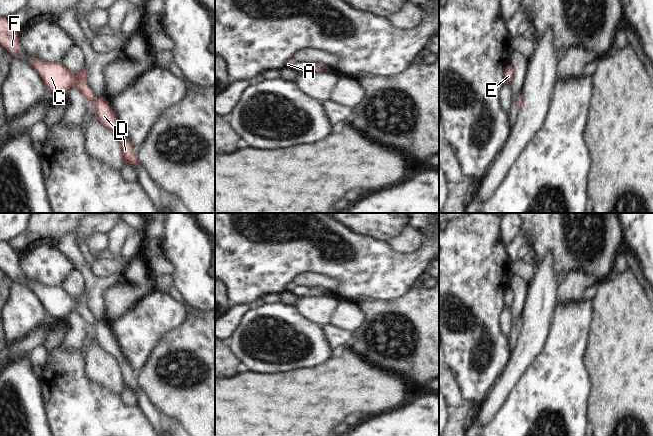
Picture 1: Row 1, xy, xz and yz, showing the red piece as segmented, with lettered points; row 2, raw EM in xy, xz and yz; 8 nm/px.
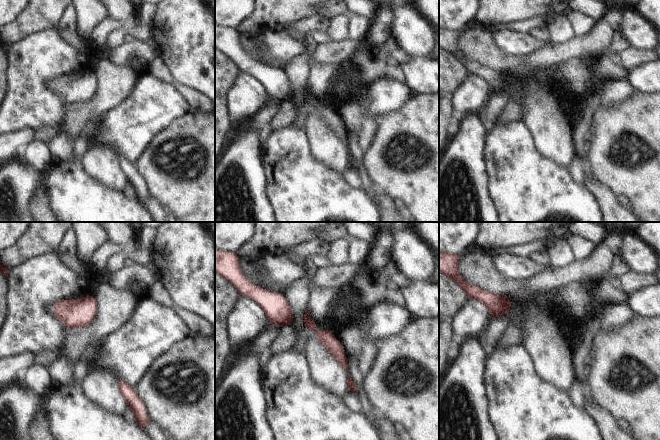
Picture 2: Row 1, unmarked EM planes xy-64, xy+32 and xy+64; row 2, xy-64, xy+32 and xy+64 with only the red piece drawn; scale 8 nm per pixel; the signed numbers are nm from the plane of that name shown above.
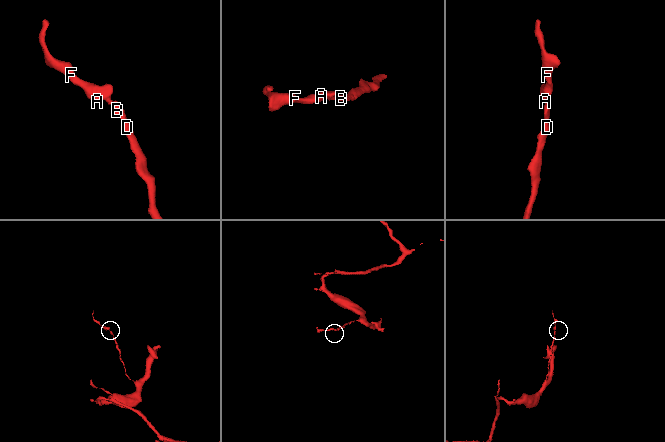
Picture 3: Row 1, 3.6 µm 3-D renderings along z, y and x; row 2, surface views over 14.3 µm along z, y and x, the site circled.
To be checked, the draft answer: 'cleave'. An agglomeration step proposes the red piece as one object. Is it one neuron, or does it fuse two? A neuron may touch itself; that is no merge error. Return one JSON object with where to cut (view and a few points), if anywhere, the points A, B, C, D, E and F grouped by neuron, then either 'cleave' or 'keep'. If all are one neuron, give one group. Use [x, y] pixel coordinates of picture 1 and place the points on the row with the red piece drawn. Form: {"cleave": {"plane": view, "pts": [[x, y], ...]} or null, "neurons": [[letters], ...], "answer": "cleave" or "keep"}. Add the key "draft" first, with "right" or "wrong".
{"draft": "wrong", "cleave": null, "neurons": [["A", "B", "C", "D", "E", "F"]], "answer": "keep"}

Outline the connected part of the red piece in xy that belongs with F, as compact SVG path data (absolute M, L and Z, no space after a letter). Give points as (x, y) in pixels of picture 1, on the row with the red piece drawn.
M0 18L0 45L7 49L12 57L17 56L20 48L19 33L9 19Z

